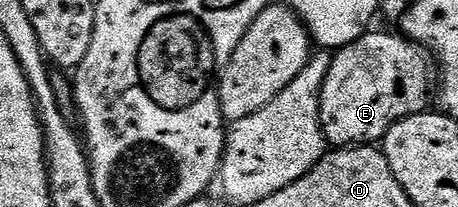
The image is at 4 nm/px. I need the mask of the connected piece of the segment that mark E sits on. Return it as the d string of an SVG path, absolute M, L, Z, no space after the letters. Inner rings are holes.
M364 32L354 43L332 53L330 71L326 71L326 83L322 83L320 96L320 126L329 146L355 147L383 142L394 122L429 108L428 84L432 81L432 65L434 69L432 54L395 32L372 32Z

